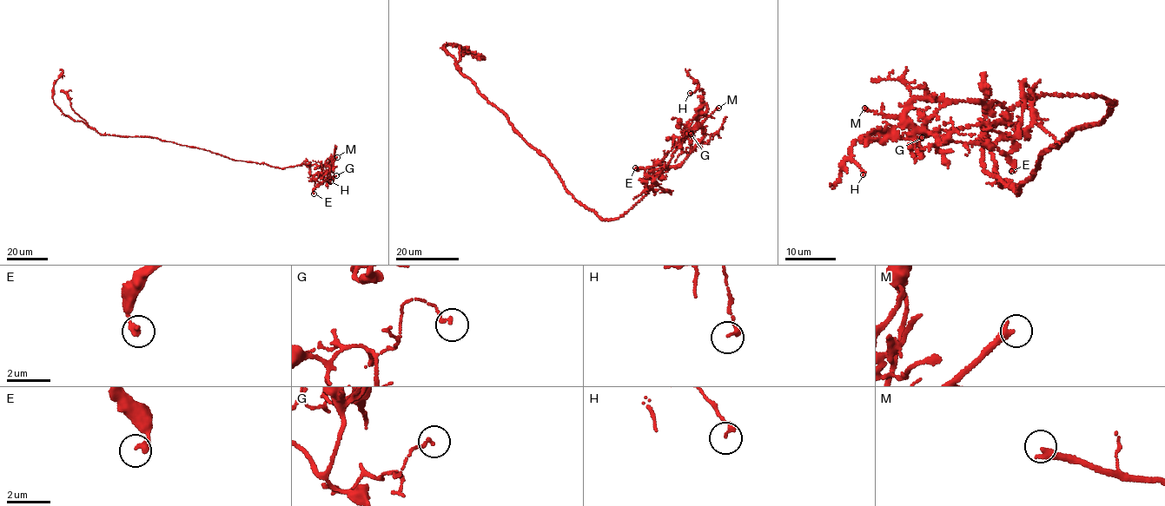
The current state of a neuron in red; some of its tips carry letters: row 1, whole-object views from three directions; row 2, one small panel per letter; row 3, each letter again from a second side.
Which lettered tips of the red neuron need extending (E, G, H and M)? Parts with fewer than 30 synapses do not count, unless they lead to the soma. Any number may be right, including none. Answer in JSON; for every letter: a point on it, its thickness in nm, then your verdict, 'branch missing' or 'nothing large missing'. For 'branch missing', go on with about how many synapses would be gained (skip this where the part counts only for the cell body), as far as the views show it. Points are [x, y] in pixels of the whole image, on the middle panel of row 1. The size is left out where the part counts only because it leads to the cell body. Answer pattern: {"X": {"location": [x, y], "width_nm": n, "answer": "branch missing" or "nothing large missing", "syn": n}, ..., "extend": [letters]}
{"E": {"location": [635, 167], "width_nm": 280, "answer": "nothing large missing"}, "G": {"location": [691, 134], "width_nm": 160, "answer": "nothing large missing"}, "H": {"location": [690, 93], "width_nm": 180, "answer": "nothing large missing"}, "M": {"location": [718, 108], "width_nm": 320, "answer": "branch missing"}, "extend": ["M"]}

